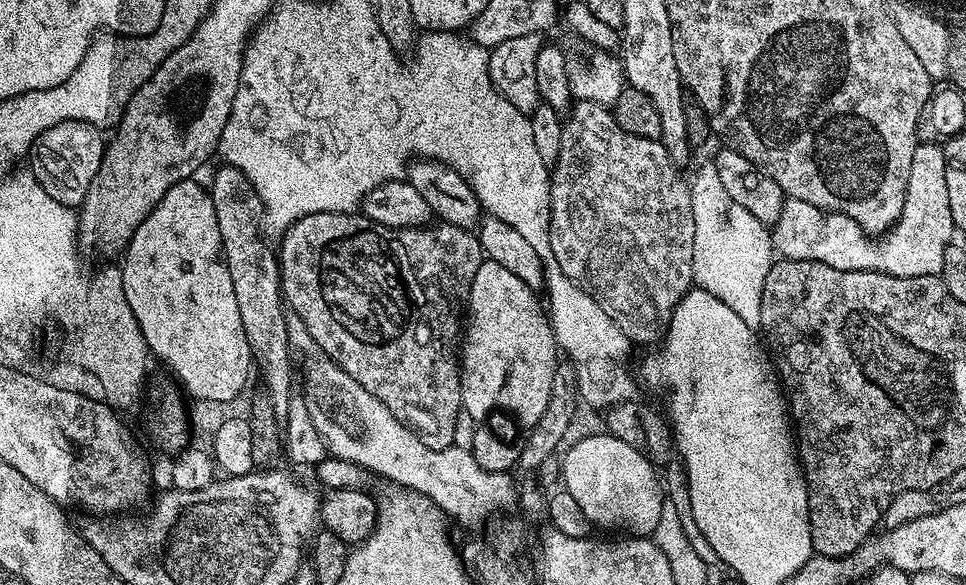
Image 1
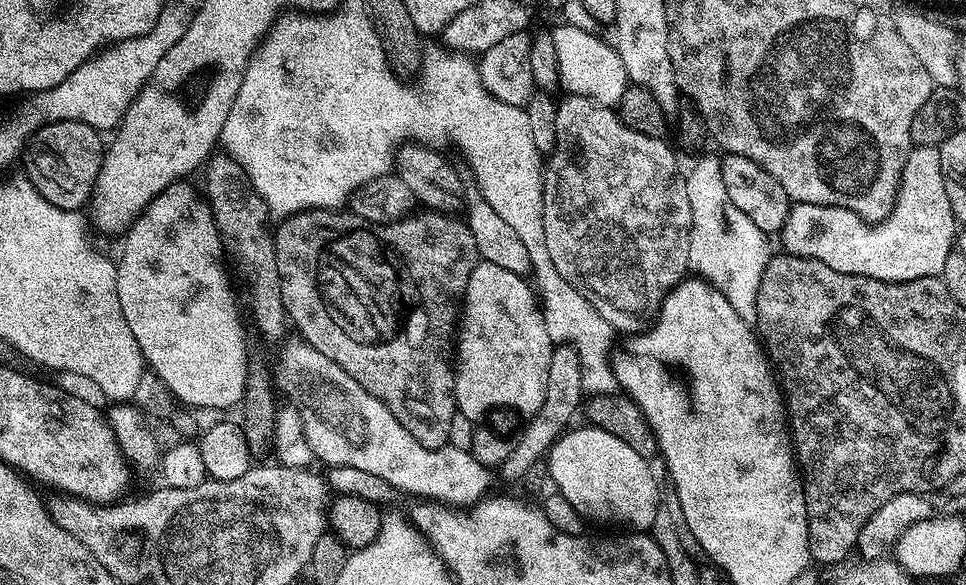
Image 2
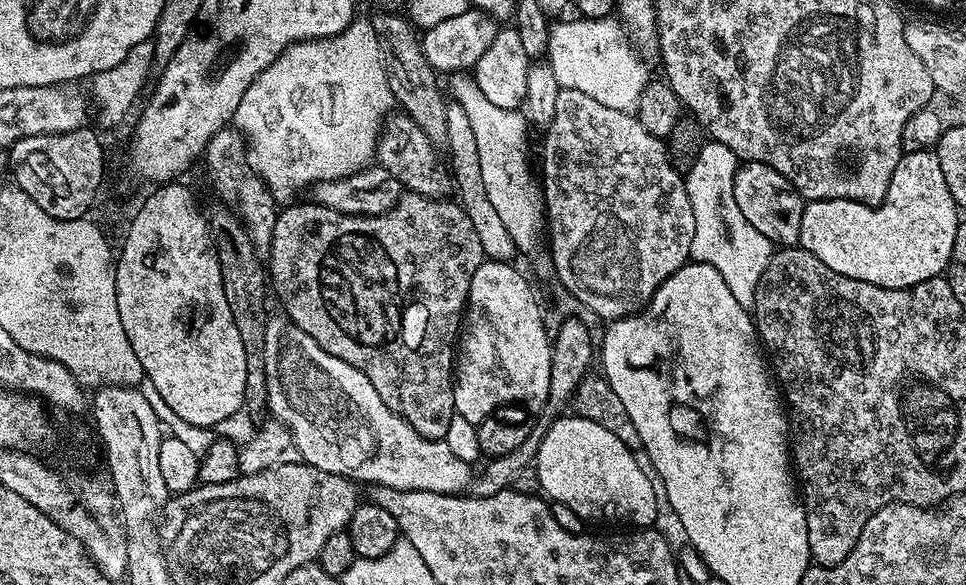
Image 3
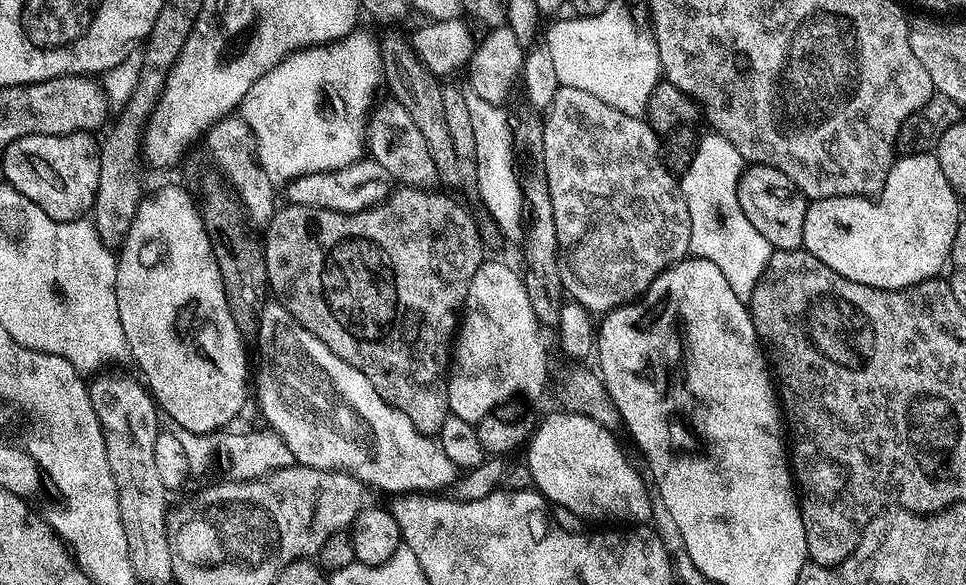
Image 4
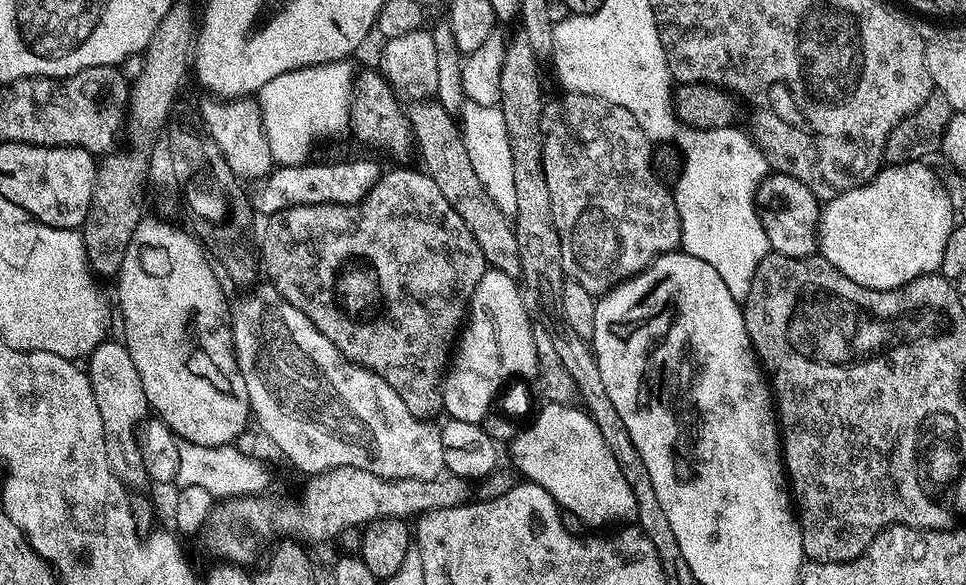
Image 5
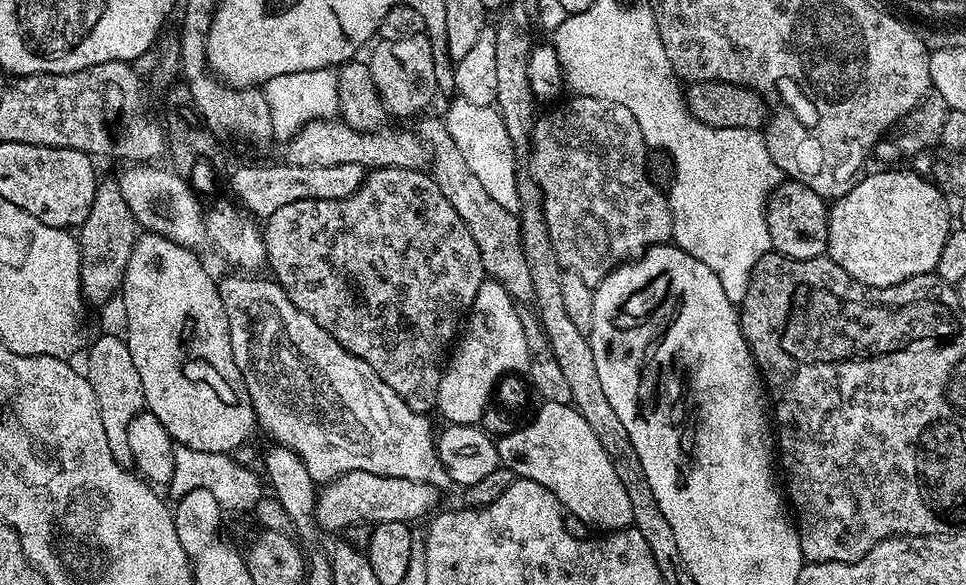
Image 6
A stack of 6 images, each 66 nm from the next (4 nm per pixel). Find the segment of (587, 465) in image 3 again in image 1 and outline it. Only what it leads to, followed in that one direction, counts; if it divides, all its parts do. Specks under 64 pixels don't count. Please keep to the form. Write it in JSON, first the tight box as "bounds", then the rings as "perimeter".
{"bounds":[558,434,666,537],"perimeter":[[[609,434],[584,436],[570,444],[563,449],[564,461],[559,461],[558,472],[564,475],[563,491],[578,502],[582,514],[597,529],[616,527],[628,536],[651,537],[666,507],[664,492],[656,477],[657,465]]]}

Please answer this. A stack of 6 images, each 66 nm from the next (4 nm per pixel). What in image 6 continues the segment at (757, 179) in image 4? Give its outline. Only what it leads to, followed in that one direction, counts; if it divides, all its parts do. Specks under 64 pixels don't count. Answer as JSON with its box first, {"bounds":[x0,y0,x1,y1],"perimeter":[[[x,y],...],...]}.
{"bounds":[764,179,830,260],"perimeter":[[[785,179],[772,189],[764,209],[772,248],[795,260],[822,256],[828,250],[828,214],[830,208],[823,196],[814,194],[805,184]]]}

